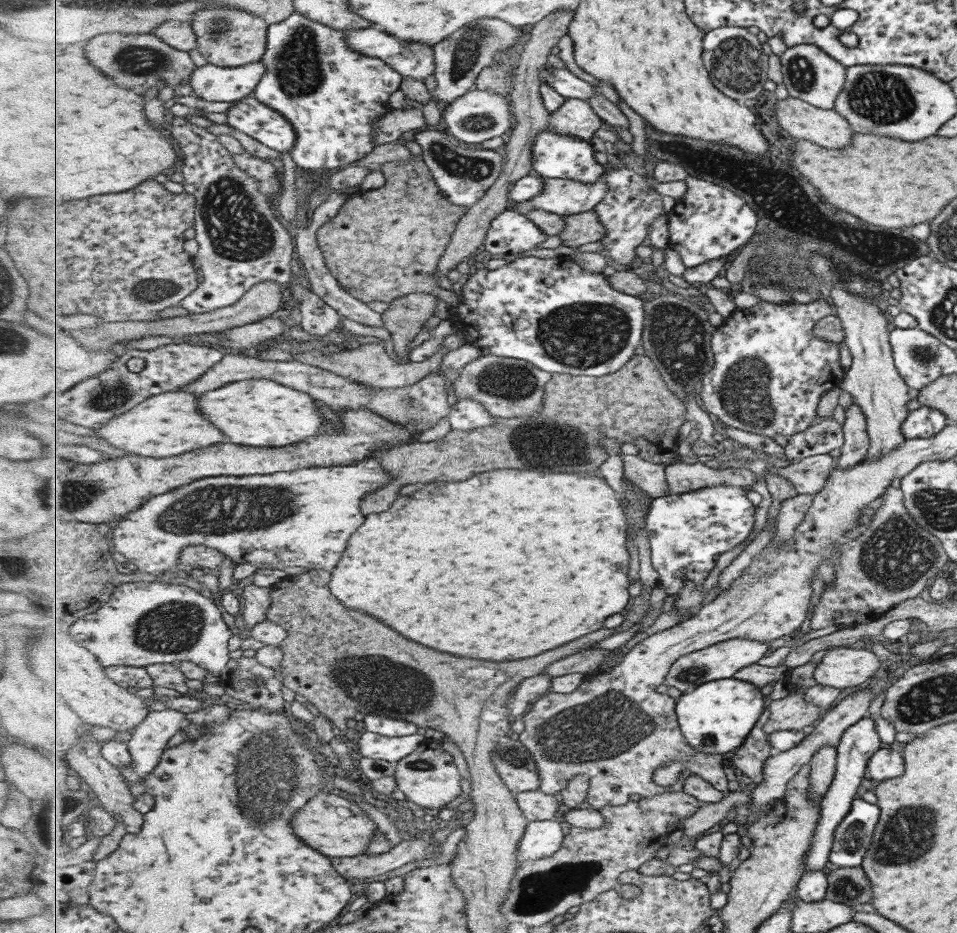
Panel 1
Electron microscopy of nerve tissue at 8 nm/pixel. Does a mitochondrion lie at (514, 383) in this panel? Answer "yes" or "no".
yes

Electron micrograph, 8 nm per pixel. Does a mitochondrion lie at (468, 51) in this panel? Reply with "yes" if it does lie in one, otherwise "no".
yes

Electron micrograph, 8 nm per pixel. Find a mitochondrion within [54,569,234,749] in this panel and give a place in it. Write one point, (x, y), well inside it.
(175, 626)

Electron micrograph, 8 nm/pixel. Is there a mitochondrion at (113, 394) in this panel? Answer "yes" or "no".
yes

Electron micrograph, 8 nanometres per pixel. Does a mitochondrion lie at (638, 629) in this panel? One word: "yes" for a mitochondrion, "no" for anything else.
no

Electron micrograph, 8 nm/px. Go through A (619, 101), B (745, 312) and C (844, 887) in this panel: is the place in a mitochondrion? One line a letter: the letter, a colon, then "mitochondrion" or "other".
A: other
B: other
C: mitochondrion

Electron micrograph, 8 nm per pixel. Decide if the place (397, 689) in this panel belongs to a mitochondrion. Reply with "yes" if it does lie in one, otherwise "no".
yes

